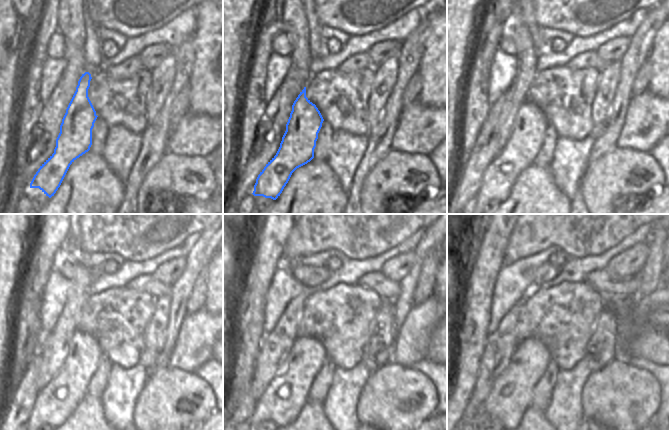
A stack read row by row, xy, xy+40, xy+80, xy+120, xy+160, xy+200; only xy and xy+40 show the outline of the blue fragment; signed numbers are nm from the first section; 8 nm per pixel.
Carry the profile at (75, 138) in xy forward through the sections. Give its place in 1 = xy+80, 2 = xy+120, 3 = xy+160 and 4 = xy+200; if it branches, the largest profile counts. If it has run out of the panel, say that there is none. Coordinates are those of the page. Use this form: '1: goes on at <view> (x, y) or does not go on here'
1: goes on at xy+80 (530, 123)
2: goes on at xy+120 (55, 403)
3: goes on at xy+160 (283, 399)
4: goes on at xy+200 (511, 394)

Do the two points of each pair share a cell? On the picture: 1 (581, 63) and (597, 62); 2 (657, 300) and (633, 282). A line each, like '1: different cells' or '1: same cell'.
1: same cell
2: different cells

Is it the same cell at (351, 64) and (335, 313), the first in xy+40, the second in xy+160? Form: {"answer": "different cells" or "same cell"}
{"answer": "different cells"}

